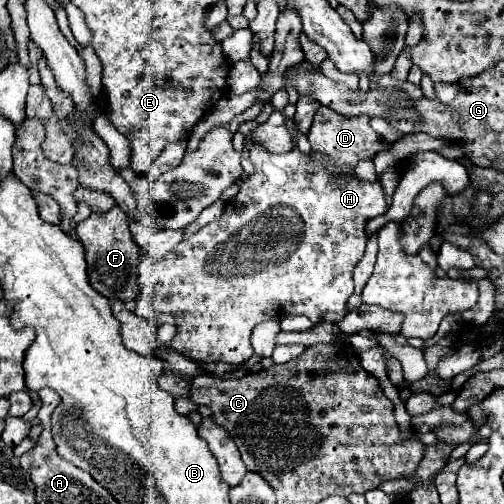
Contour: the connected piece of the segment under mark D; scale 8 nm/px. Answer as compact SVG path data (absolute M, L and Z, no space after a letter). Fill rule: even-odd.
M322 106L316 116L314 116L314 124L308 132L308 140L312 144L312 150L324 152L330 158L334 158L336 166L340 170L350 170L356 166L356 158L372 158L376 152L382 150L382 138L372 130L370 126L370 116L352 116L346 118L334 110L328 110L326 106Z

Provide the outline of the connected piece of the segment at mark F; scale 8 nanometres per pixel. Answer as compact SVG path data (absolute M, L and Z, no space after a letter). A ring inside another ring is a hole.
M120 206L106 210L104 214L92 212L86 220L76 226L76 236L84 246L86 264L88 264L88 280L94 290L104 294L106 298L118 298L122 302L134 300L138 296L138 260L140 248L132 238L130 222L126 212Z

